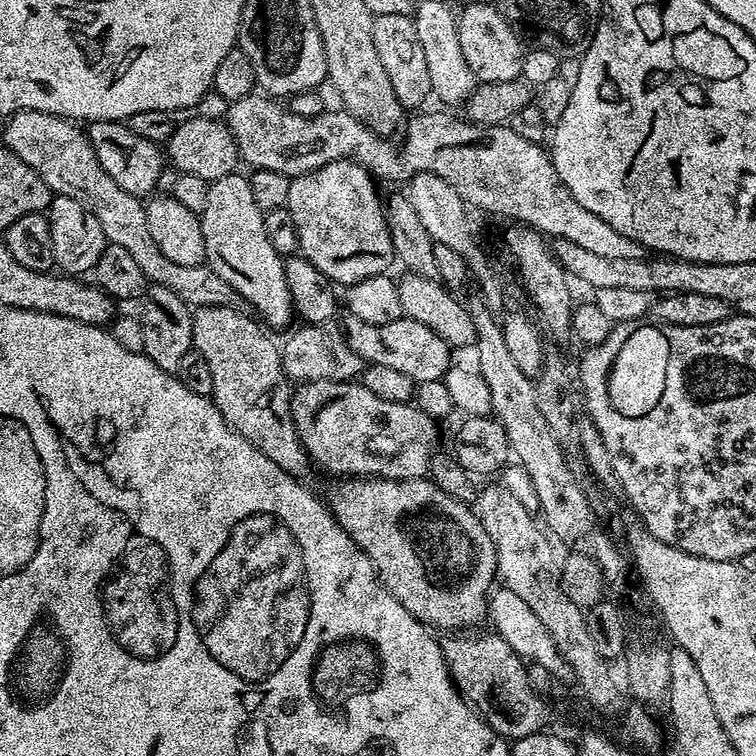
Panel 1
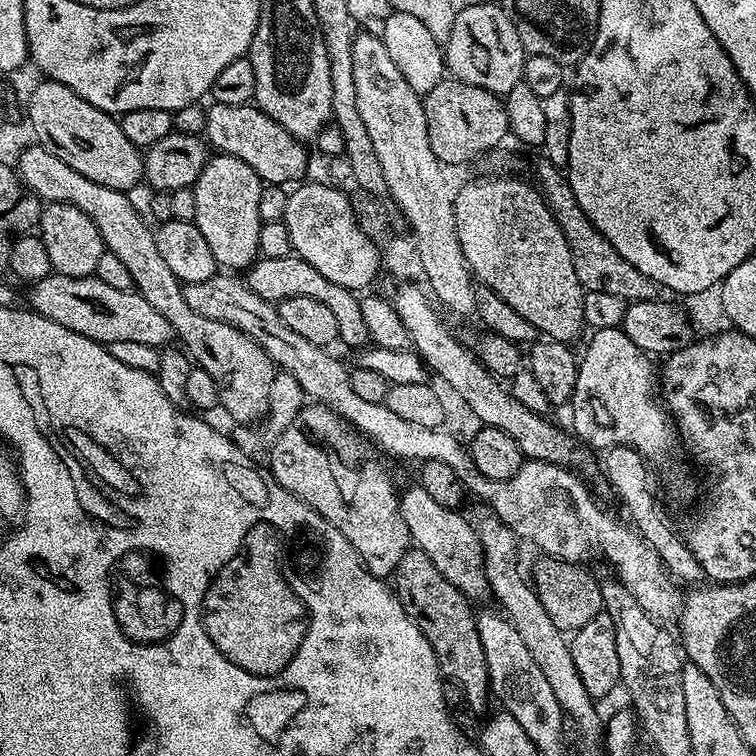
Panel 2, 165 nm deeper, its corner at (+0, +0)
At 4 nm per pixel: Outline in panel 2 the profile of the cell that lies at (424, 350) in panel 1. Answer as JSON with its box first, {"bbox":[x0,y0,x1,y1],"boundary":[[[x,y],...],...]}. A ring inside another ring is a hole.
{"bbox":[246,255,369,350],"boundary":[[[298,255],[286,258],[260,258],[246,272],[248,288],[258,294],[258,298],[279,302],[286,298],[315,298],[324,303],[330,314],[334,314],[334,322],[338,322],[338,340],[342,345],[359,350],[369,343],[366,322],[362,322],[362,310],[357,293],[350,288],[338,286],[338,282],[330,282],[330,278],[322,278],[310,262],[306,262]]]}

